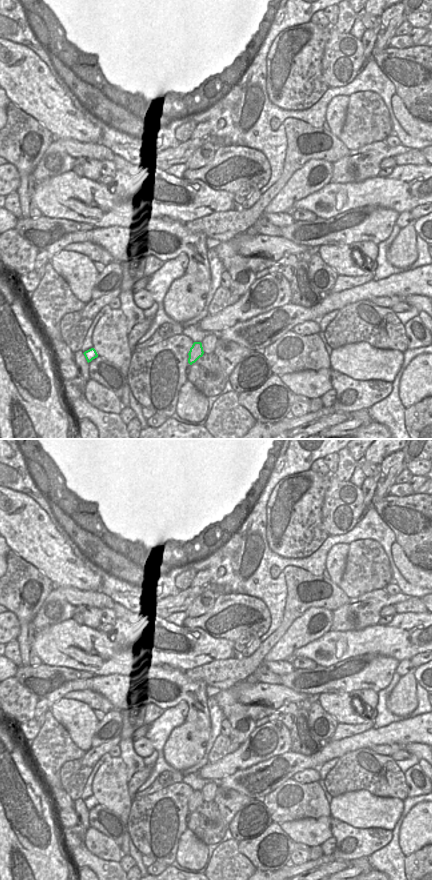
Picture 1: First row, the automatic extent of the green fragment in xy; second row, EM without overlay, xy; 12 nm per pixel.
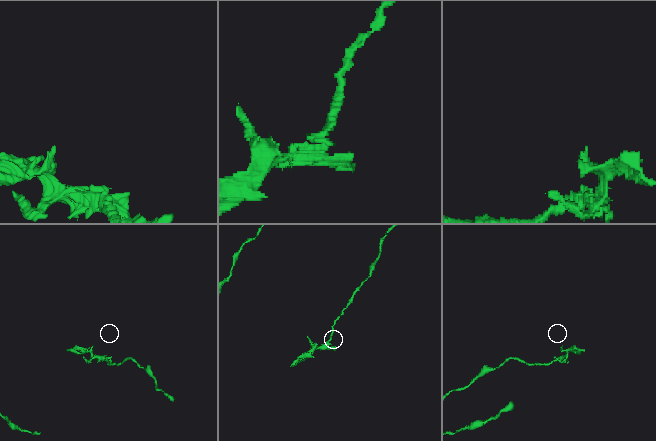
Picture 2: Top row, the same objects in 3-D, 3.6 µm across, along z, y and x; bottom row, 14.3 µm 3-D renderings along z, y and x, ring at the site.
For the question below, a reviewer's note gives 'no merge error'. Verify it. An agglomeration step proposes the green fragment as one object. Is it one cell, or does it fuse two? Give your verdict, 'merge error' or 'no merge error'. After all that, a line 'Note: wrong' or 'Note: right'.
merge error
Note: wrong

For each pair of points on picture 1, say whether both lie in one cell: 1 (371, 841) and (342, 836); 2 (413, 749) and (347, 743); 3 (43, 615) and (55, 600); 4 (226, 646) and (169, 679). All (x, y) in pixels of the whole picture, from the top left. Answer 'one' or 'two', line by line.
1: one
2: two
3: one
4: two

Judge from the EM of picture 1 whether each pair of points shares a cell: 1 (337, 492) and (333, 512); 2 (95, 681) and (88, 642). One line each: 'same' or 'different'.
1: same
2: different

